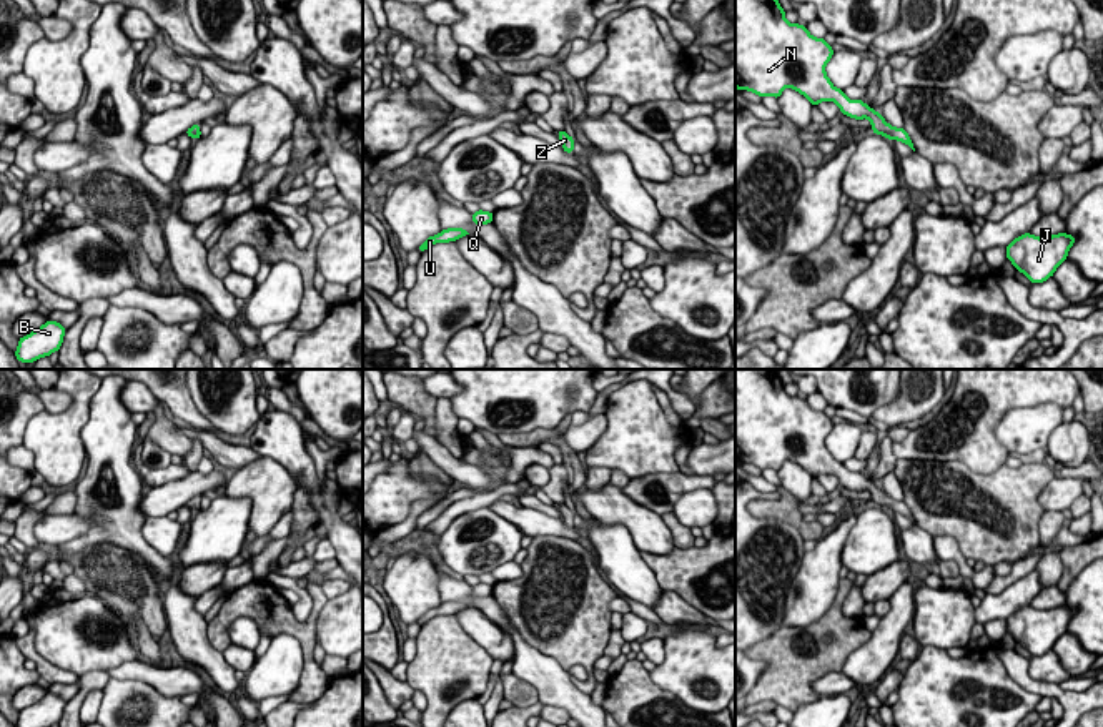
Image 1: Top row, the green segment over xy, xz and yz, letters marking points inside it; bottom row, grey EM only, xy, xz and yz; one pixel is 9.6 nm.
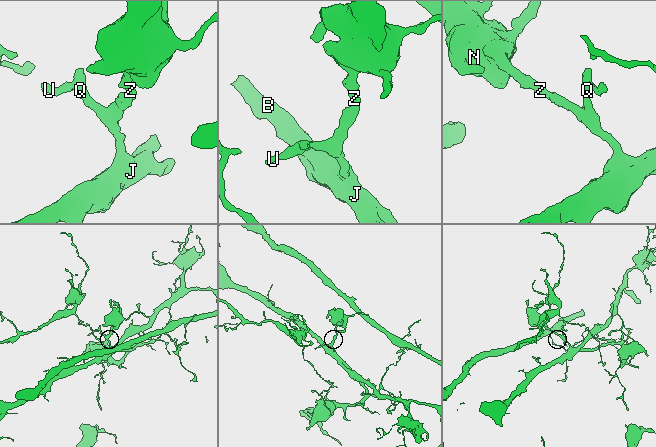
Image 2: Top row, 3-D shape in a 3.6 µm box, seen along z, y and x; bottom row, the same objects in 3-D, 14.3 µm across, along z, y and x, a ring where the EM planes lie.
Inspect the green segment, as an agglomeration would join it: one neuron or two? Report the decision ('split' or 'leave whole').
leave whole

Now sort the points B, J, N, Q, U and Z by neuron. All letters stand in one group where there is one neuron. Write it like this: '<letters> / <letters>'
B J N Q U Z

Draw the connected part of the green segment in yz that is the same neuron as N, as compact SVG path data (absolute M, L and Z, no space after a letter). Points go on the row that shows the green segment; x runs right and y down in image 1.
M735 0L735 88L739 91L749 90L759 96L779 98L790 87L814 106L820 101L835 101L843 115L855 120L868 118L873 133L903 141L915 151L905 128L888 125L878 111L862 100L850 101L843 90L832 85L825 73L825 65L832 55L833 50L824 38L815 38L807 27L785 20L779 0Z

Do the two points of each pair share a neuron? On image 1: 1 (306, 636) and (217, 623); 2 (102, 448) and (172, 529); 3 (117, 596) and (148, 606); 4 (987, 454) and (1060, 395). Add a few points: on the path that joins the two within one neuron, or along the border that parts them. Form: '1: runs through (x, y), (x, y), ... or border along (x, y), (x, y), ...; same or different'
1: runs through (285, 623), (268, 618), (260, 609), (238, 609); same
2: border along (145, 518), (142, 536), (162, 554); different
3: runs through (125, 596), (140, 598); same
4: runs through (987, 428), (987, 418), (1012, 393), (1033, 393); same

